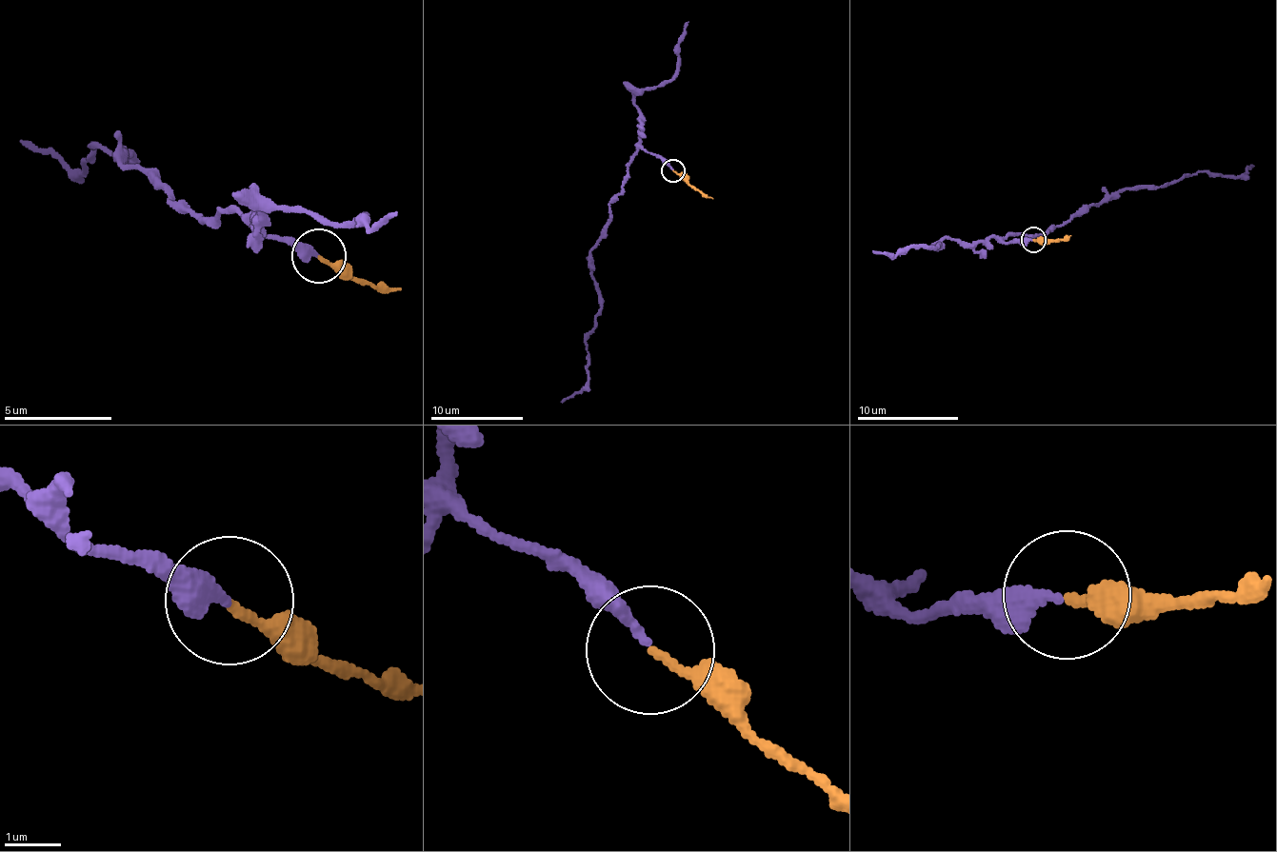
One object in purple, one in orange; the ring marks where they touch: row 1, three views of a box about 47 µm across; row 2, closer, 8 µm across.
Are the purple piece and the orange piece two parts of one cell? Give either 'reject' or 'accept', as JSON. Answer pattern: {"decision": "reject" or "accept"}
{"decision": "accept"}

